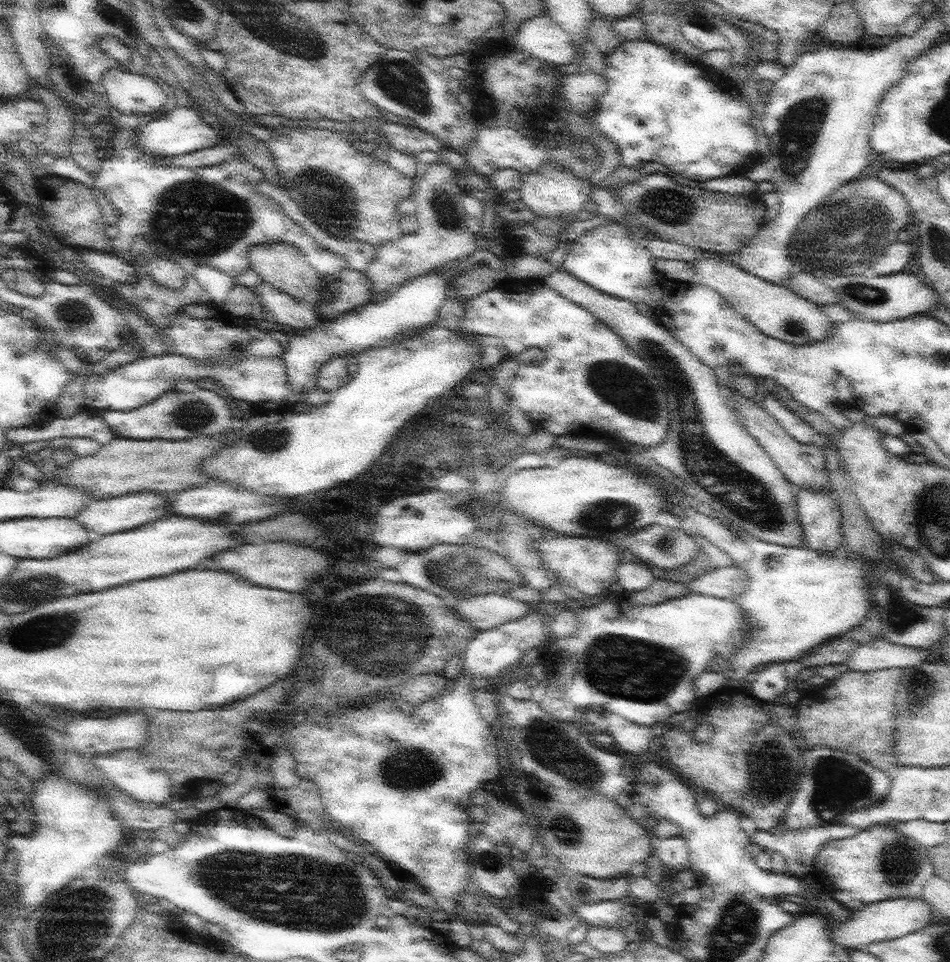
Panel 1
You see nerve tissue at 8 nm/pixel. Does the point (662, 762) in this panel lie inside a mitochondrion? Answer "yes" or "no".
no

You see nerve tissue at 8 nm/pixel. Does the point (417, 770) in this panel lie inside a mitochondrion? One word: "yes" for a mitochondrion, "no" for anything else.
yes

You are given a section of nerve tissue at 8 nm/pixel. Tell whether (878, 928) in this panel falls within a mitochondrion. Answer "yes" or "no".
no

